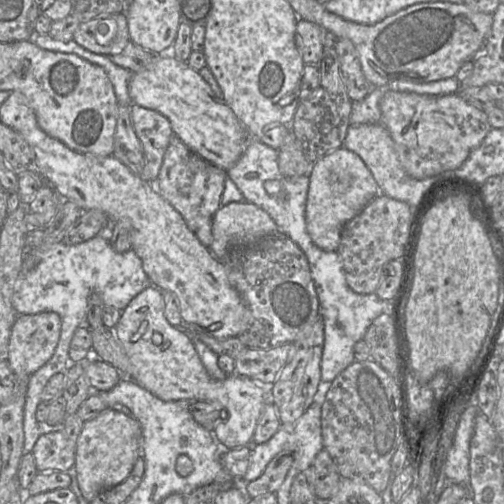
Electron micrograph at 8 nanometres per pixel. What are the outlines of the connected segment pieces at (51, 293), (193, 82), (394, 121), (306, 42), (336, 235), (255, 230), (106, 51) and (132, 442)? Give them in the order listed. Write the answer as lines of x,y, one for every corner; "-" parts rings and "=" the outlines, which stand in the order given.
105,233
77,244
61,241
49,246
42,253
40,262
20,278
12,295
12,306
17,315
55,312
61,317
60,338
53,356
29,379
23,419
24,454
32,452
38,438
43,434
36,419
43,389
53,375
66,371
71,363
76,363
70,360
69,347
75,330
86,324
89,296
96,292
103,305
122,311
137,294
151,284
143,270
142,261
134,250
116,252
=
154,55
149,66
133,73
129,82
133,104
165,116
177,136
190,150
209,163
229,170
256,139
238,120
223,99
218,98
201,75
186,62
167,56
=
387,90
380,100
381,121
394,141
405,172
424,179
459,168
492,128
487,114
458,94
420,95
=
298,18
295,43
304,64
318,65
323,56
323,33
317,24
=
340,147
323,156
312,165
309,173
305,216
313,243
324,251
337,251
344,225
379,194
371,171
356,153
=
245,200
233,202
221,206
213,217
210,251
222,261
231,250
254,246
278,233
276,223
263,209
=
126,13
100,15
81,21
73,40
96,54
111,56
120,53
131,41
=
105,409
97,418
86,421
76,440
74,469
83,497
91,503
103,490
124,481
141,455
141,426
134,416

